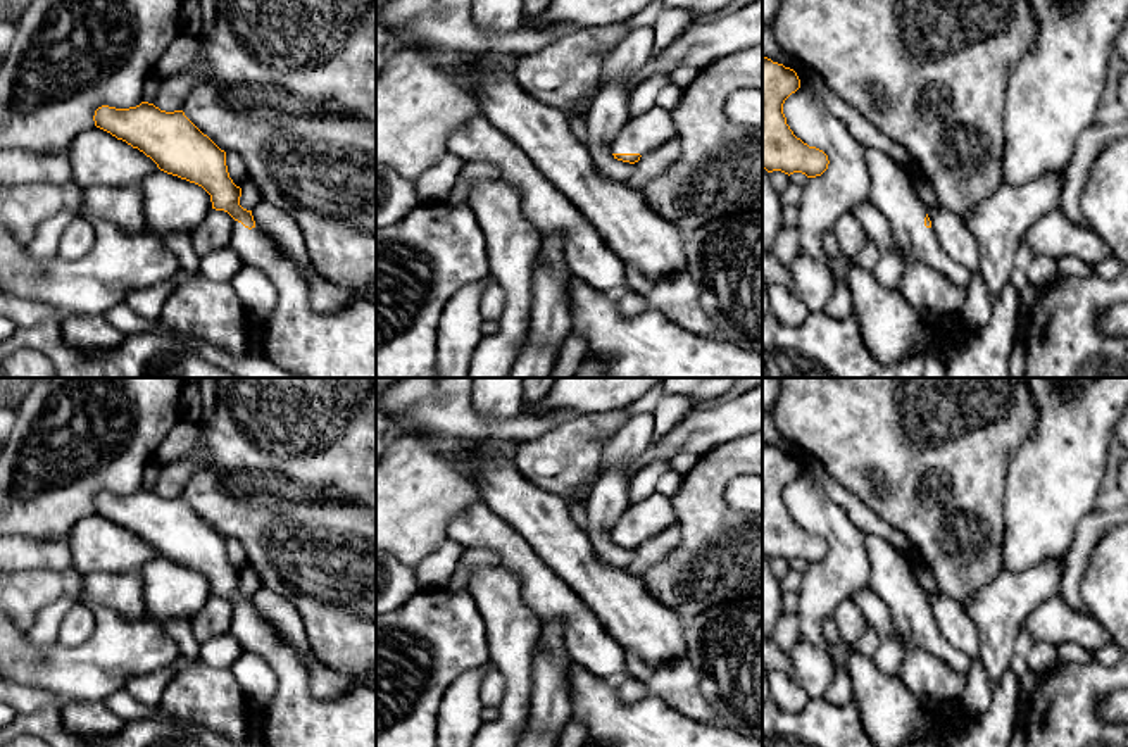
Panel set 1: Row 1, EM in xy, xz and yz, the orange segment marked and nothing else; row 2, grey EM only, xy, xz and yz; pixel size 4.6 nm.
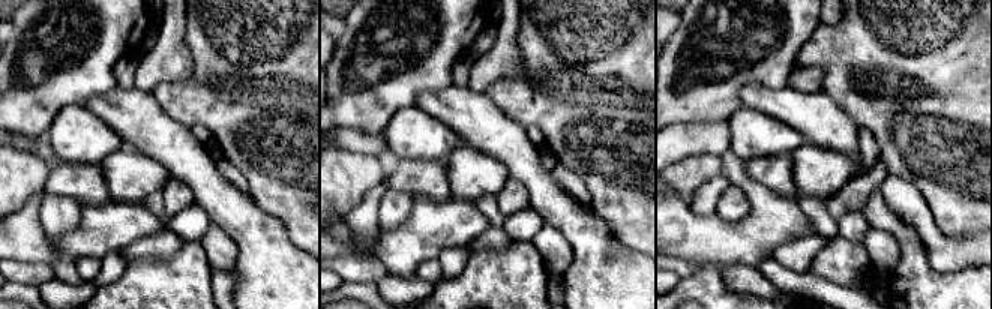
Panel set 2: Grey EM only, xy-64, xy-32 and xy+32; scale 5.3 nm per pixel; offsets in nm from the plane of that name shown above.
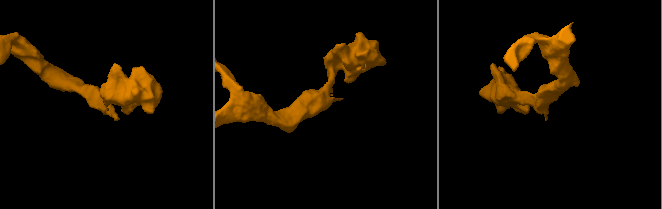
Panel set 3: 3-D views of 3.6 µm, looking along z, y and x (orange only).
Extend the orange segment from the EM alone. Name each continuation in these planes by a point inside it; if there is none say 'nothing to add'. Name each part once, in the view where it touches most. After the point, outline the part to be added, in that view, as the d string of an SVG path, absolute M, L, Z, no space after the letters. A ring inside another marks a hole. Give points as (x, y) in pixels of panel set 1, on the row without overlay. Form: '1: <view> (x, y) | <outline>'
1: xz (642, 520) | M654 492L647 499L631 502L609 530L609 537L611 540L645 542L674 523L676 511L673 500Z

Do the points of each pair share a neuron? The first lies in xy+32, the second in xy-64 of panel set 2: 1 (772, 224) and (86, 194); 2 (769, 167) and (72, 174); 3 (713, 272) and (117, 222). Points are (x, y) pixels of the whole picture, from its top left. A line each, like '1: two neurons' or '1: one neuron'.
1: two neurons
2: one neuron
3: two neurons

